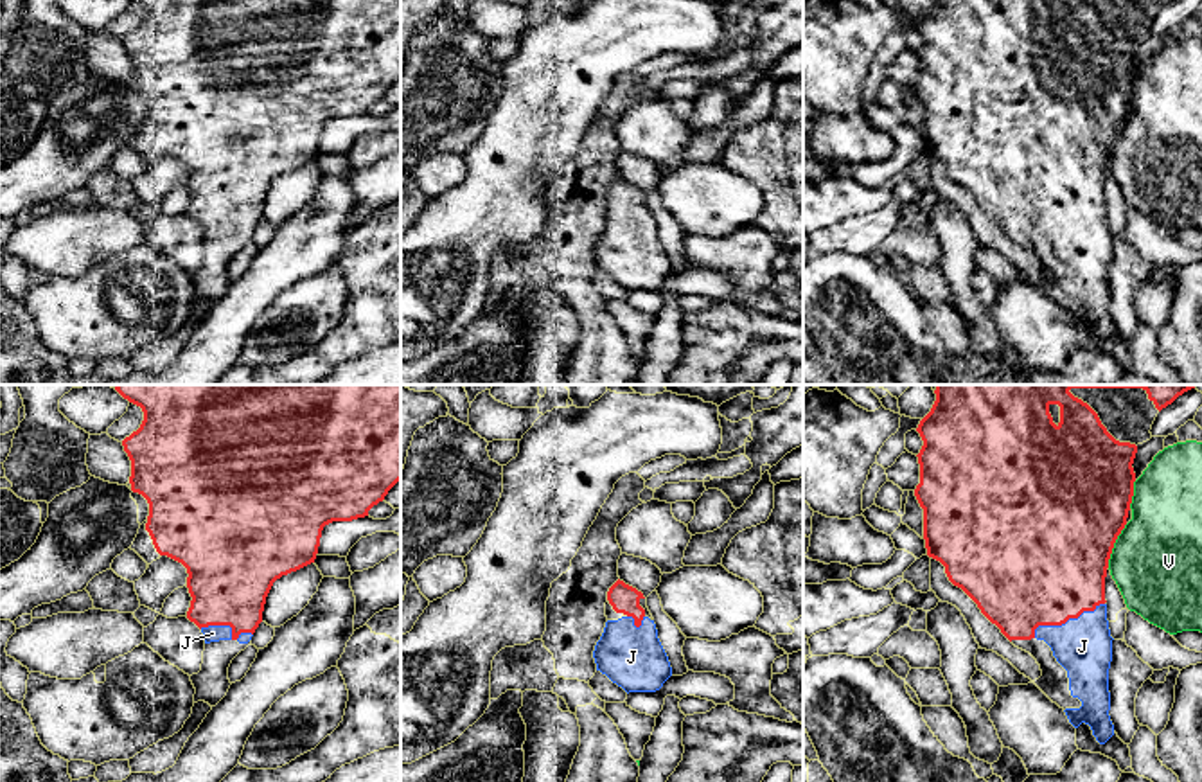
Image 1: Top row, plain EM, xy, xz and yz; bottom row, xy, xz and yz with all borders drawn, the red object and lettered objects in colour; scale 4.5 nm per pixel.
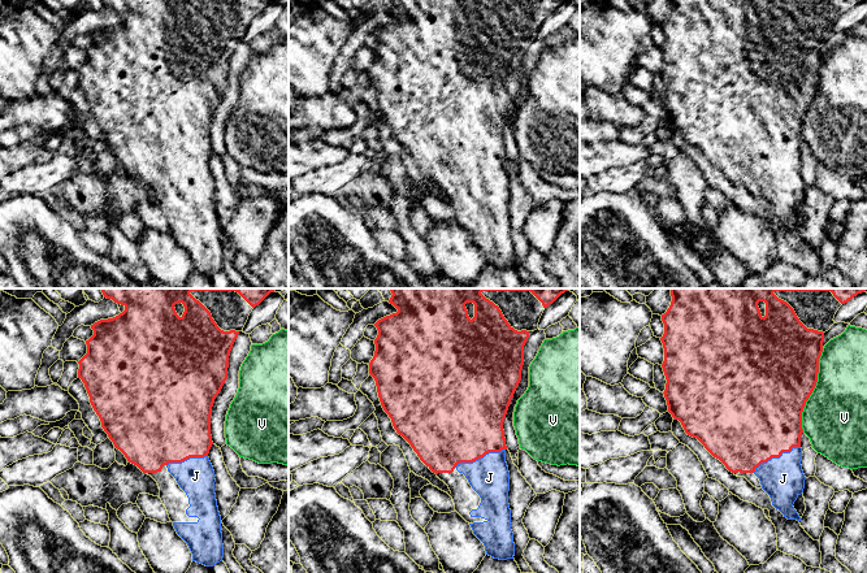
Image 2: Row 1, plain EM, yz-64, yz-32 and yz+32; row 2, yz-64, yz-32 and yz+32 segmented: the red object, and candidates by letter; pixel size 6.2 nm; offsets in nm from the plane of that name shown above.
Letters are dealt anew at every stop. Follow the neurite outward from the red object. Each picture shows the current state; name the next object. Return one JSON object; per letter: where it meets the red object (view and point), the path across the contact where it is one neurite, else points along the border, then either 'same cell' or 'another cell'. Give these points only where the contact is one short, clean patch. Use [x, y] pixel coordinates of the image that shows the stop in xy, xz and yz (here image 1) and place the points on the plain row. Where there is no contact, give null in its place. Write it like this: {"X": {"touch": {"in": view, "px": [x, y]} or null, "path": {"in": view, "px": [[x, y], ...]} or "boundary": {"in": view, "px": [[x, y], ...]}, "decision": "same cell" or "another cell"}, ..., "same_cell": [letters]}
{"J": {"touch": {"in": "yz", "px": [1066, 218]}, "path": {"in": "yz", "px": [[1042, 168], [1066, 205], [1066, 218], [1078, 231], [1082, 243]]}, "decision": "same cell"}, "V": {"touch": {"in": "yz", "px": [1113, 142]}, "decision": "another cell"}, "same_cell": ["J"]}

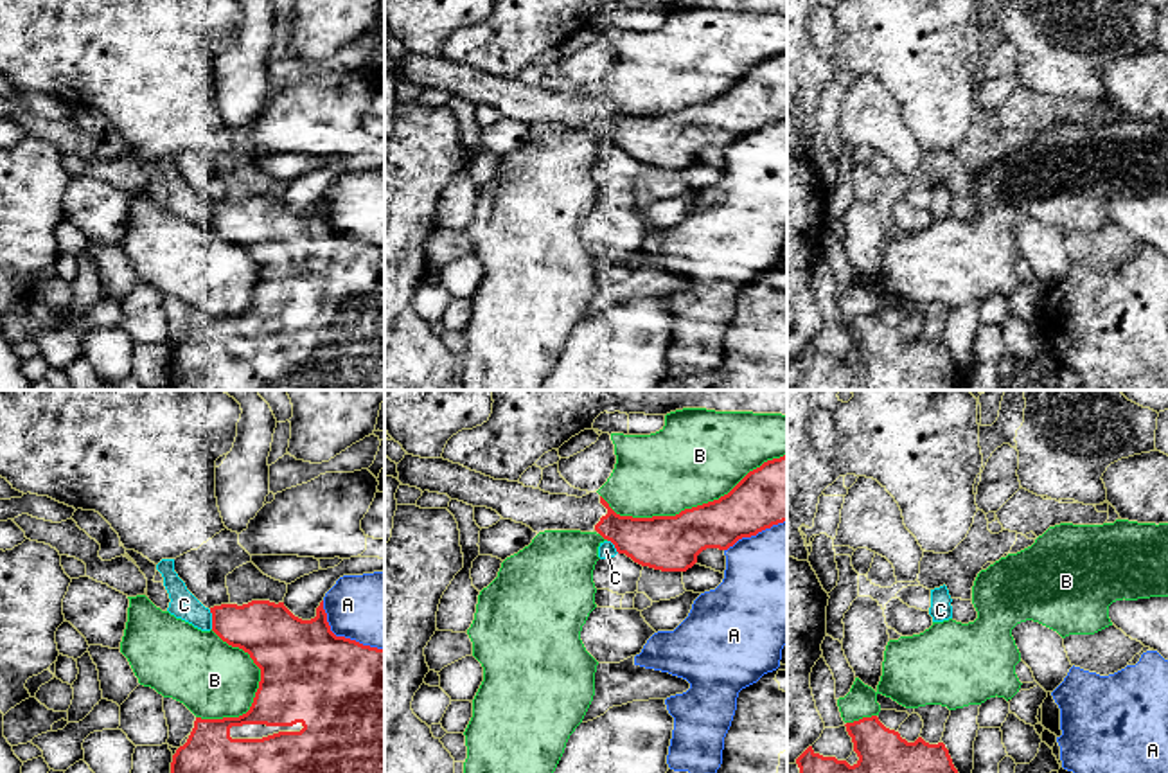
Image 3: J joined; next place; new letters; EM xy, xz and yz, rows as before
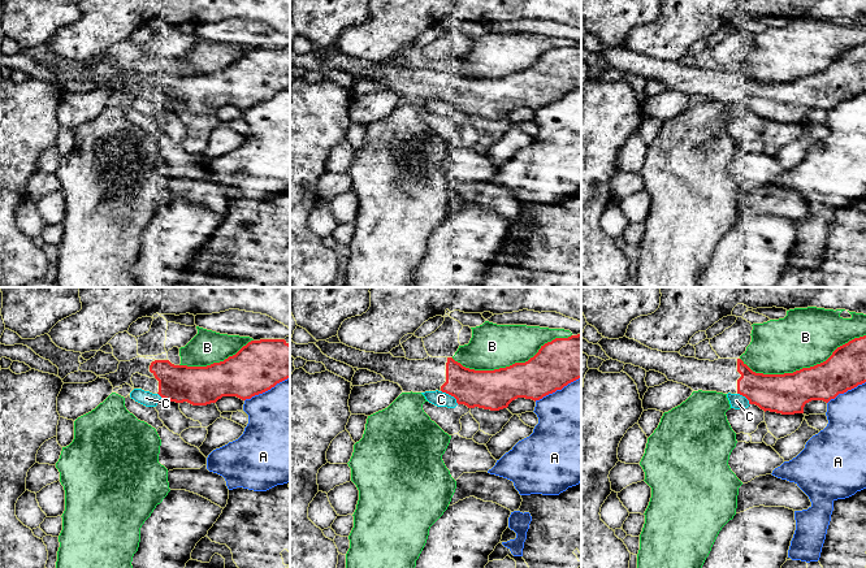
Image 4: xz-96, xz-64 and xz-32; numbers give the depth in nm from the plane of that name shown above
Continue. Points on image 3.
{"A": {"touch": {"in": "xy", "px": [344, 234]}, "decision": "another cell"}, "B": {"touch": {"in": "xz", "px": [692, 105]}, "decision": "another cell"}, "C": {"touch": {"in": "xy", "px": [212, 216]}, "decision": "another cell"}, "same_cell": []}

